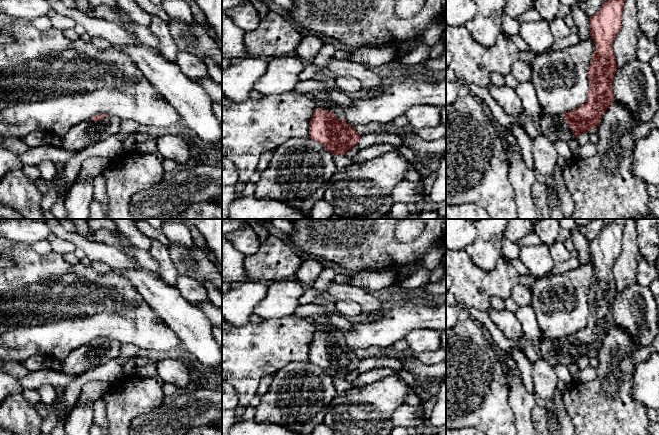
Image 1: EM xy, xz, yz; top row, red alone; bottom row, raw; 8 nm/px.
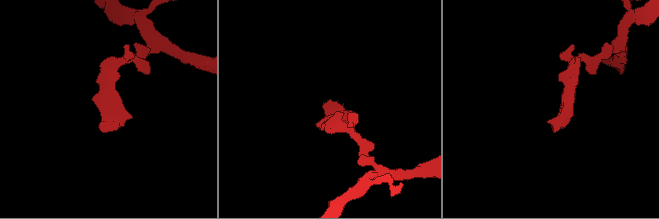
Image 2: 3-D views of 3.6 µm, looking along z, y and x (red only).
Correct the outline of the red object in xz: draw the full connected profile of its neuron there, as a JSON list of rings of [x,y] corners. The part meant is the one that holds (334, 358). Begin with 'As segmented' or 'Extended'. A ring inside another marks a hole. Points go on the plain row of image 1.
Extended. [[[329,313],[307,317],[319,325],[319,332],[314,336],[309,347],[309,361],[321,367],[333,379],[346,379],[352,371],[358,369],[360,359],[346,347],[345,339],[330,320]]]

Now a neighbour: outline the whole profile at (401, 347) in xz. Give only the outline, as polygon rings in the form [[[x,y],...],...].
[[[405,339],[395,342],[391,347],[398,353],[398,355],[405,354],[409,351],[409,346]]]

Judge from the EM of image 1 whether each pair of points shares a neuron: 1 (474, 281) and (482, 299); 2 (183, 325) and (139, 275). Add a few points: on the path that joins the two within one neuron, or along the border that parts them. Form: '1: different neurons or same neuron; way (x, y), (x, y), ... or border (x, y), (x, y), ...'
1: same neuron; way (474, 285), (478, 295)
2: same neuron; way (176, 313), (150, 287)

